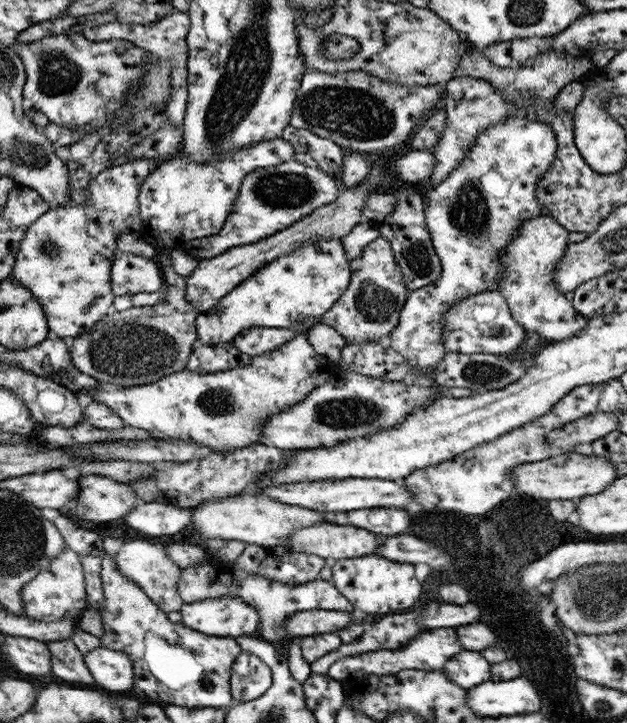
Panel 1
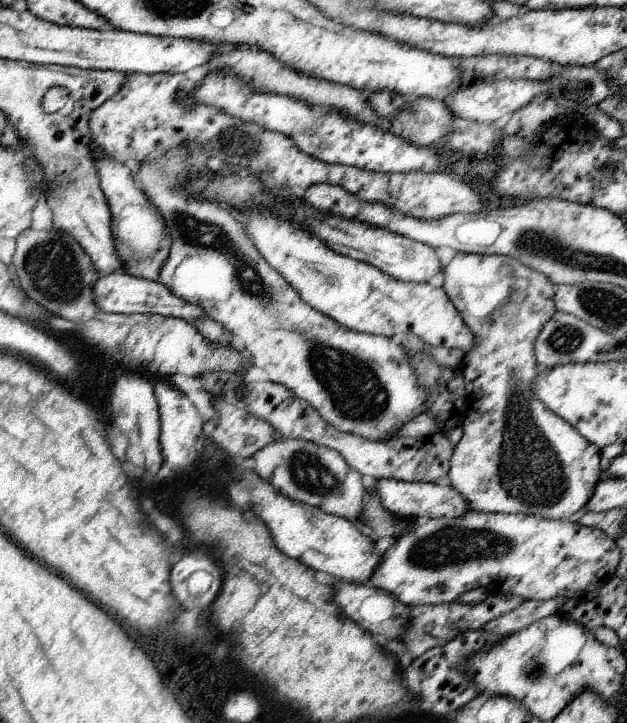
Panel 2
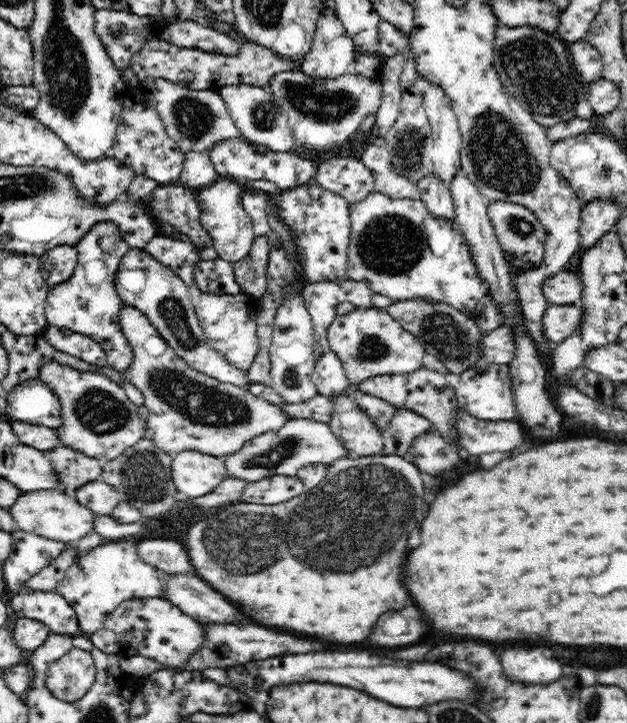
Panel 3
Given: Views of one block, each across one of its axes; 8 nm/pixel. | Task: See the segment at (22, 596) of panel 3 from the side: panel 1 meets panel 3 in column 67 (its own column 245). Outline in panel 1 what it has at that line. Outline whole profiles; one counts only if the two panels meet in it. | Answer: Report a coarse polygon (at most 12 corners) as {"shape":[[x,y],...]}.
{"shape":[[238,596],[184,603],[182,624],[256,636],[258,610]]}

